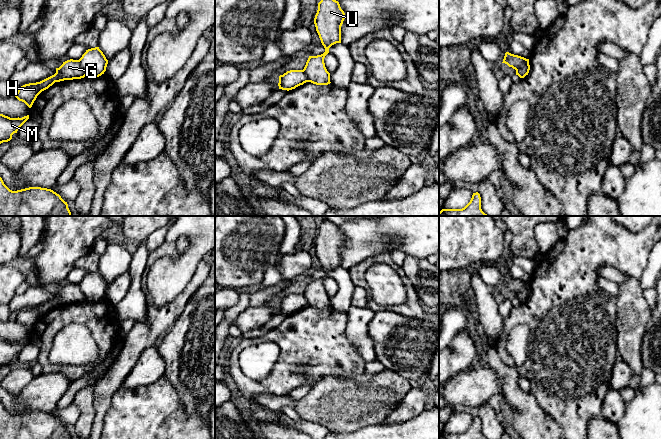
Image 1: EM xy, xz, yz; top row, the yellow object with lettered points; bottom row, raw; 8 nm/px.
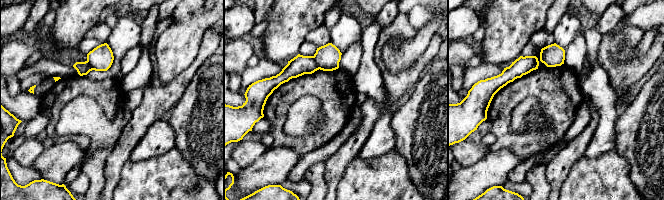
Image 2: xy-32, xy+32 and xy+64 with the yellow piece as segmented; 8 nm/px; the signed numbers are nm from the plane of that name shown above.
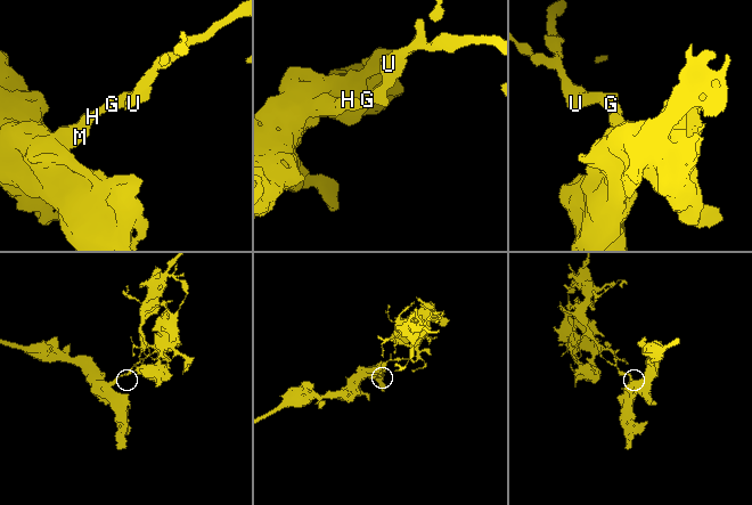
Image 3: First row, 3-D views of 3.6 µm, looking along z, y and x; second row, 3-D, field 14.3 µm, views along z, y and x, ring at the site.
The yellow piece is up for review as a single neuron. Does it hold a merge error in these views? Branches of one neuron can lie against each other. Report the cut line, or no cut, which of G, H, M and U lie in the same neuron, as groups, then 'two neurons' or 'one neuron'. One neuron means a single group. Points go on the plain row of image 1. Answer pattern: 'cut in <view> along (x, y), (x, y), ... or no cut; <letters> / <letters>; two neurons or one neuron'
cut in xy along (77, 284), (86, 299); G H M / U; two neurons

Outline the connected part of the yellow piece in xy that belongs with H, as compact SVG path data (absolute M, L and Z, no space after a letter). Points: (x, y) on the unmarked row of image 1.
M67 284L56 292L56 297L40 306L29 307L21 310L15 321L24 326L29 332L32 331L37 320L44 314L48 313L55 306L64 304L81 303L86 300L78 284Z

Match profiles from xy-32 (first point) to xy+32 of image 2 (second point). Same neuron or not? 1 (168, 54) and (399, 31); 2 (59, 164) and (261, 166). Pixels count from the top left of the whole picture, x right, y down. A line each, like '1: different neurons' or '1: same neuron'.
1: different neurons
2: same neuron

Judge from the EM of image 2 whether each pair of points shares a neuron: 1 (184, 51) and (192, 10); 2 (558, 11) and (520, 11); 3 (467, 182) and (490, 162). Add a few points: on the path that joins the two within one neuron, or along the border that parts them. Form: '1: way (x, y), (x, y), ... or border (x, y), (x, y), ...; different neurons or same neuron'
1: way (184, 41), (184, 35), (190, 20); same neuron
2: border (548, 10), (542, 27); different neurons
3: way (473, 179), (484, 168); same neuron

